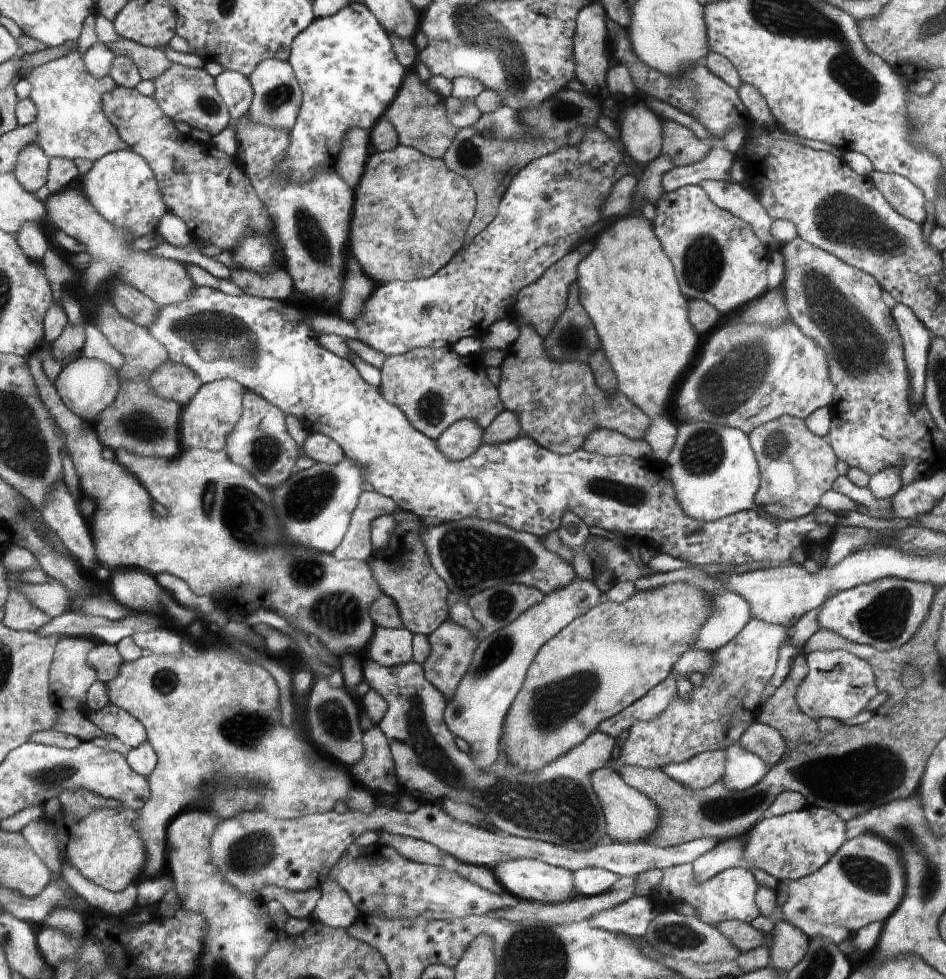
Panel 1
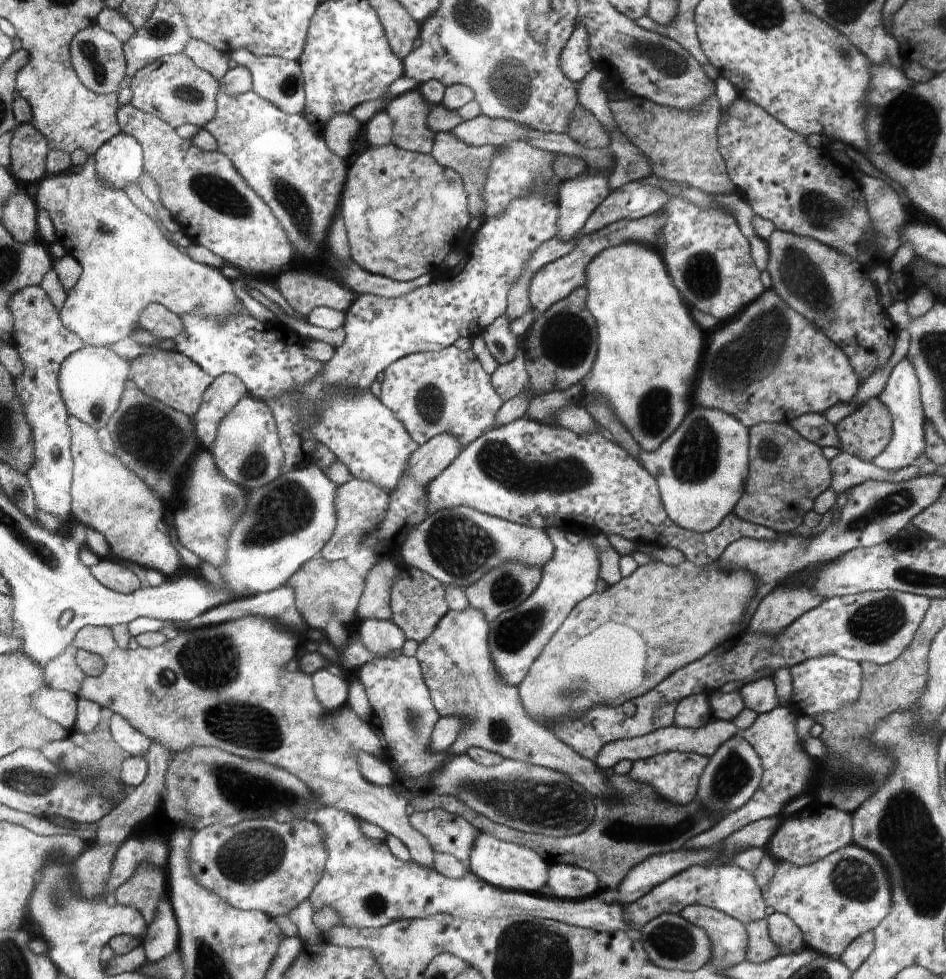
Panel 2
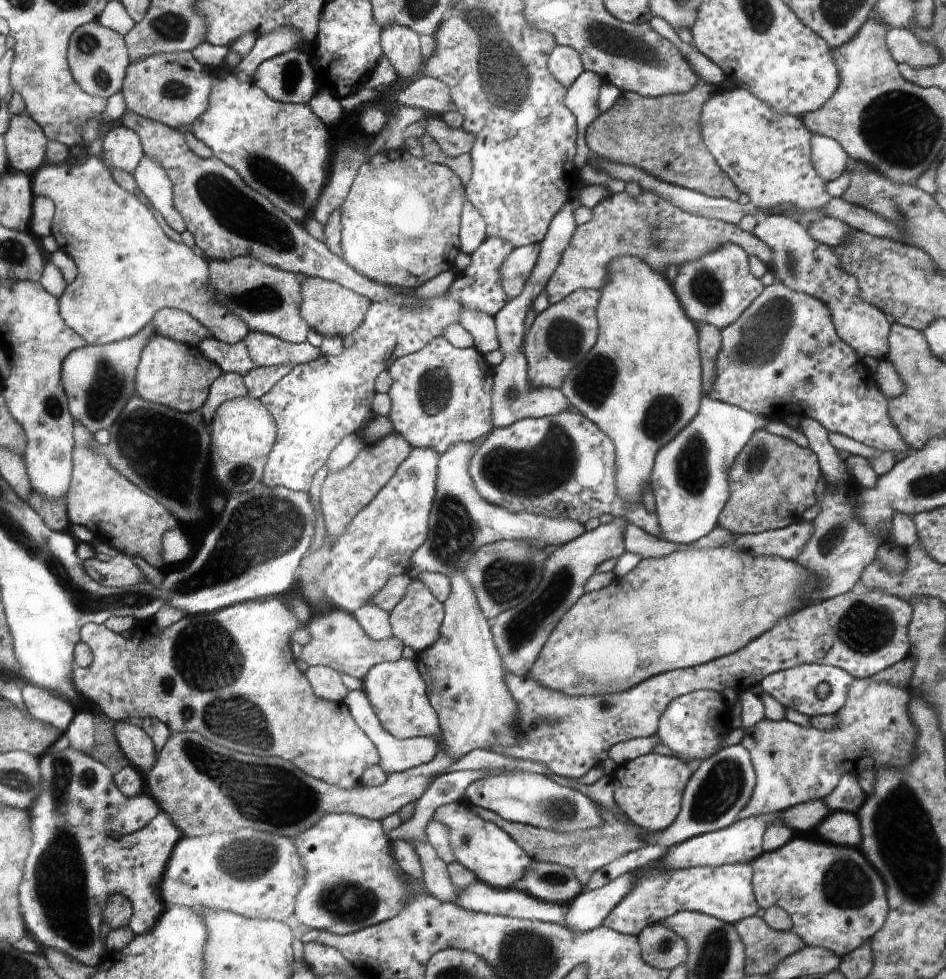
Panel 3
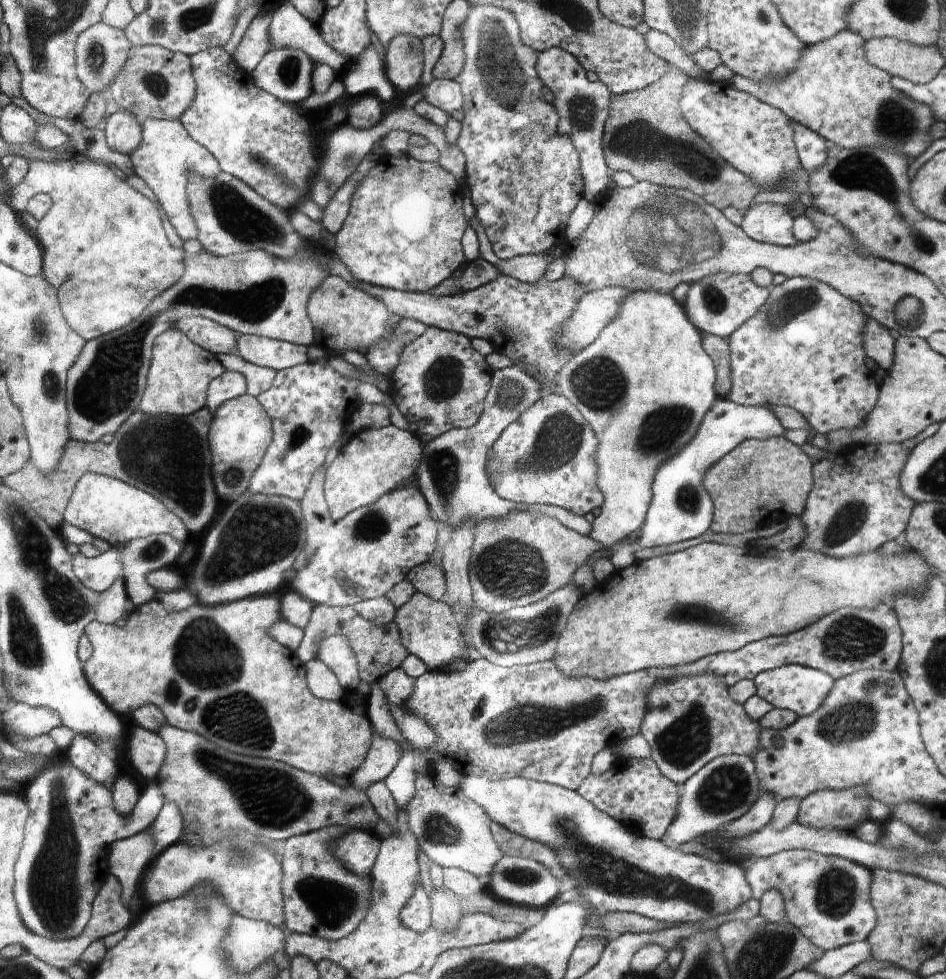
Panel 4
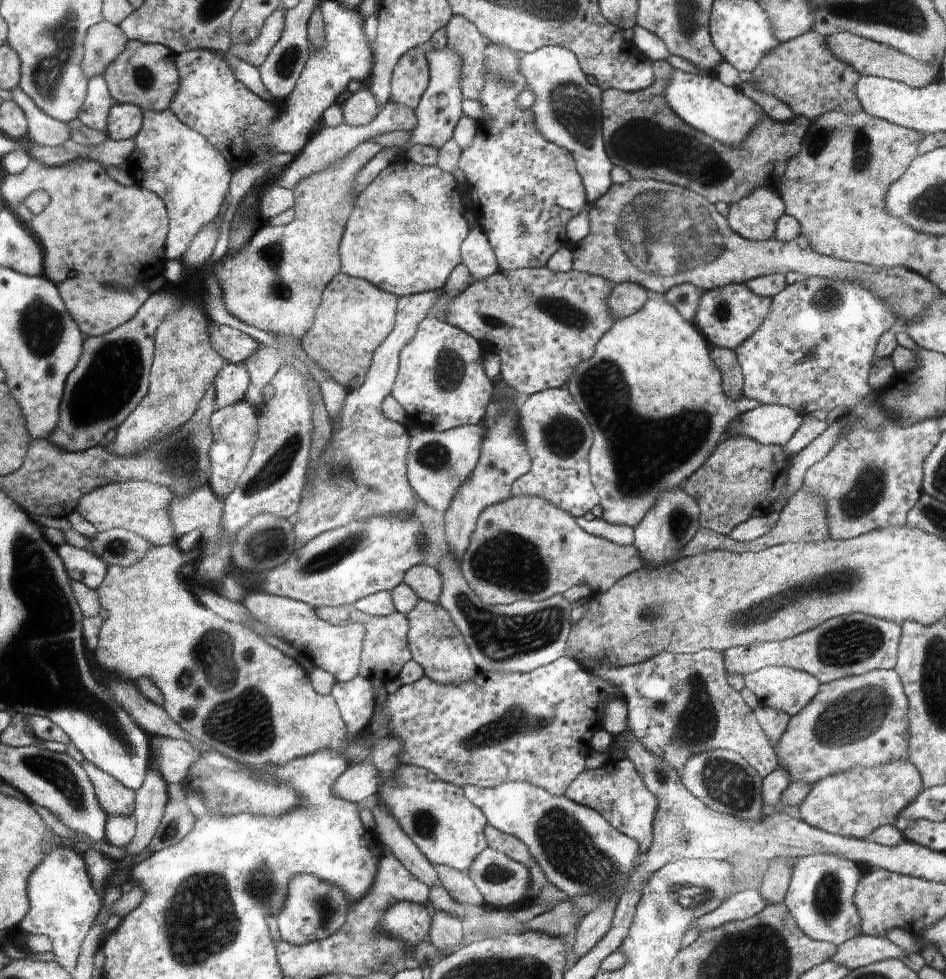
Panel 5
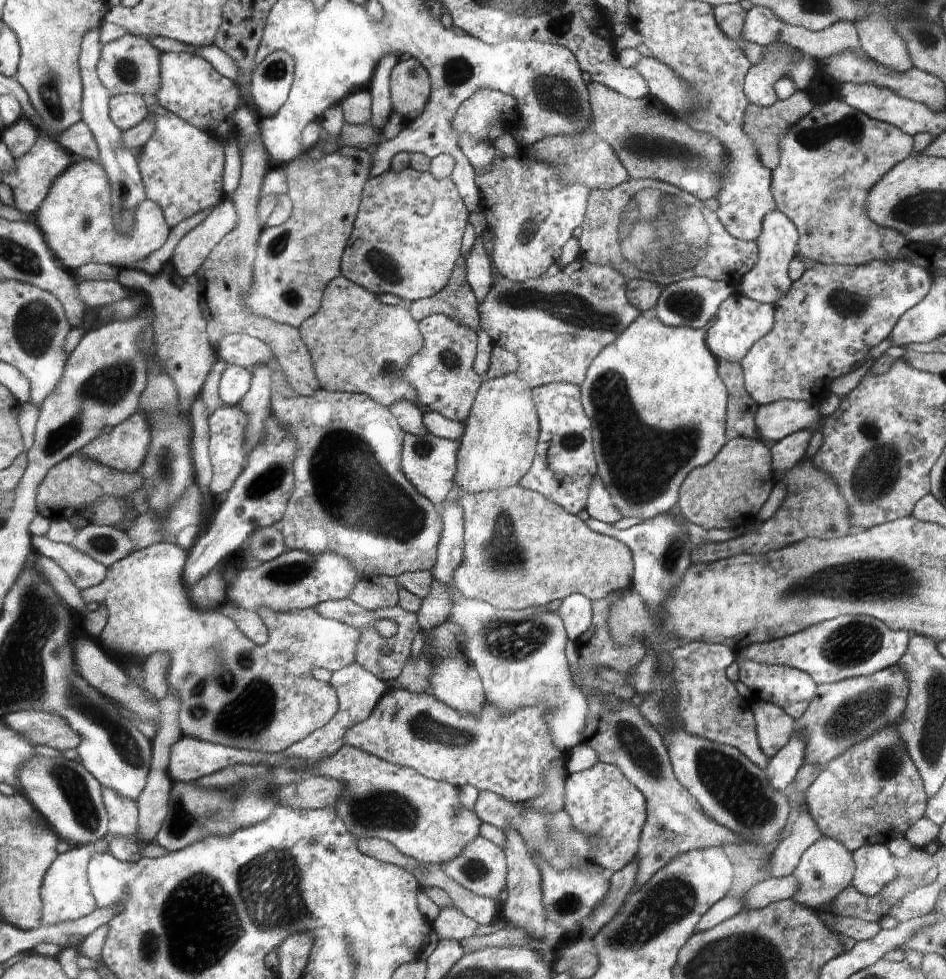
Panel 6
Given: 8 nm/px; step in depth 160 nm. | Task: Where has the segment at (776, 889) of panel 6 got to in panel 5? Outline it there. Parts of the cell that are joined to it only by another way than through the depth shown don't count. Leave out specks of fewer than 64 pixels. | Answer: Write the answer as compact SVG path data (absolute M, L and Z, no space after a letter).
M744 890L730 895L715 911L692 922L690 928L698 931L715 929L730 921L741 921L757 915L766 905L759 890Z

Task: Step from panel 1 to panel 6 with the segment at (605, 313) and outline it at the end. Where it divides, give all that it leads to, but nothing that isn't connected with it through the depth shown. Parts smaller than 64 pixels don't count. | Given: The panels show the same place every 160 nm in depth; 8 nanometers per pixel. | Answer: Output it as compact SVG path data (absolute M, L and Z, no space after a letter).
M651 312L640 314L610 346L604 347L601 354L590 364L586 378L582 384L579 384L581 390L581 403L590 419L593 430L593 453L597 464L597 477L605 485L611 499L615 502L618 512L624 517L634 517L640 521L654 519L655 516L664 515L668 511L674 510L679 502L679 488L683 480L695 470L696 467L702 467L711 462L718 456L720 450L728 441L725 437L725 418L727 415L727 388L722 384L718 372L716 372L716 360L706 348L707 342L704 342L704 336L707 336L707 327L695 329L690 327L673 327L664 324L659 317Z

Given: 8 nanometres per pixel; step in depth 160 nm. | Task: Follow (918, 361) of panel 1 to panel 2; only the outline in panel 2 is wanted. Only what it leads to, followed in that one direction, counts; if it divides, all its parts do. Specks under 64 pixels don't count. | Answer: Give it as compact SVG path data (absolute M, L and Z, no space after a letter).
M904 357L895 364L886 380L884 390L878 397L885 402L891 412L894 420L894 436L887 444L886 450L871 462L888 472L896 472L910 466L922 452L925 452L925 421L927 418L921 403L919 380L910 359Z

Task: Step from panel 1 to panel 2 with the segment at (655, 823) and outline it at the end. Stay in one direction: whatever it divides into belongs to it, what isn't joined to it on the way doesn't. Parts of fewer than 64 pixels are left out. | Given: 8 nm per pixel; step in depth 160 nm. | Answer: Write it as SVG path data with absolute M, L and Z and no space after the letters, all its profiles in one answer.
M469 606L466 610L455 611L451 610L443 616L442 622L438 624L435 628L433 634L424 642L419 643L415 657L419 660L419 663L422 665L423 679L427 683L427 687L430 689L431 699L434 701L435 707L439 711L439 715L443 718L445 716L454 716L463 718L463 730L460 731L458 738L454 743L448 748L448 751L451 755L454 753L462 754L465 753L470 747L480 747L494 754L498 753L504 759L514 759L517 761L522 761L528 764L540 765L546 767L547 769L552 769L564 774L567 774L573 781L576 781L582 785L589 793L594 797L608 797L611 792L611 786L607 783L609 771L601 770L596 766L594 762L590 759L584 758L580 753L577 753L570 745L563 743L552 731L548 730L544 725L537 723L522 706L522 701L519 699L517 687L509 687L504 685L496 674L492 657L490 656L489 644L488 644L488 633L490 627L487 620L484 618L483 612L481 610L475 609L472 606Z

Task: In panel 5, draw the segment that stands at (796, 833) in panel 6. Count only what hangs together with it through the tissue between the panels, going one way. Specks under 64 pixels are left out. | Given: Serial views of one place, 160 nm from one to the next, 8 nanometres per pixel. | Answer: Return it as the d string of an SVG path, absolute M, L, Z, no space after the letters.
M778 857L770 862L770 866L768 866L759 888L759 893L768 906L783 903L787 888L789 887L791 864L795 858Z

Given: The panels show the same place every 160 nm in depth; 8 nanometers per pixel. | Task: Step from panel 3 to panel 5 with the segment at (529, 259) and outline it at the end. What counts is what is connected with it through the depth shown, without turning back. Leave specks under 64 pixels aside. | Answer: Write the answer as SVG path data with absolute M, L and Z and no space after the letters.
M440 289L406 294L405 297L397 299L398 320L395 330L376 350L370 372L363 386L354 392L348 392L342 410L342 430L336 432L327 457L319 457L316 461L310 461L303 502L300 503L299 510L294 515L294 522L292 522L296 524L296 544L302 546L315 536L323 534L324 531L346 527L348 523L355 523L355 520L379 519L379 516L400 516L401 513L413 514L418 494L411 487L410 478L407 476L407 452L411 444L410 431L403 424L398 424L384 414L384 400L390 396L394 388L395 378L399 372L399 352L412 340L424 318L430 316L429 310L442 292L443 290Z

